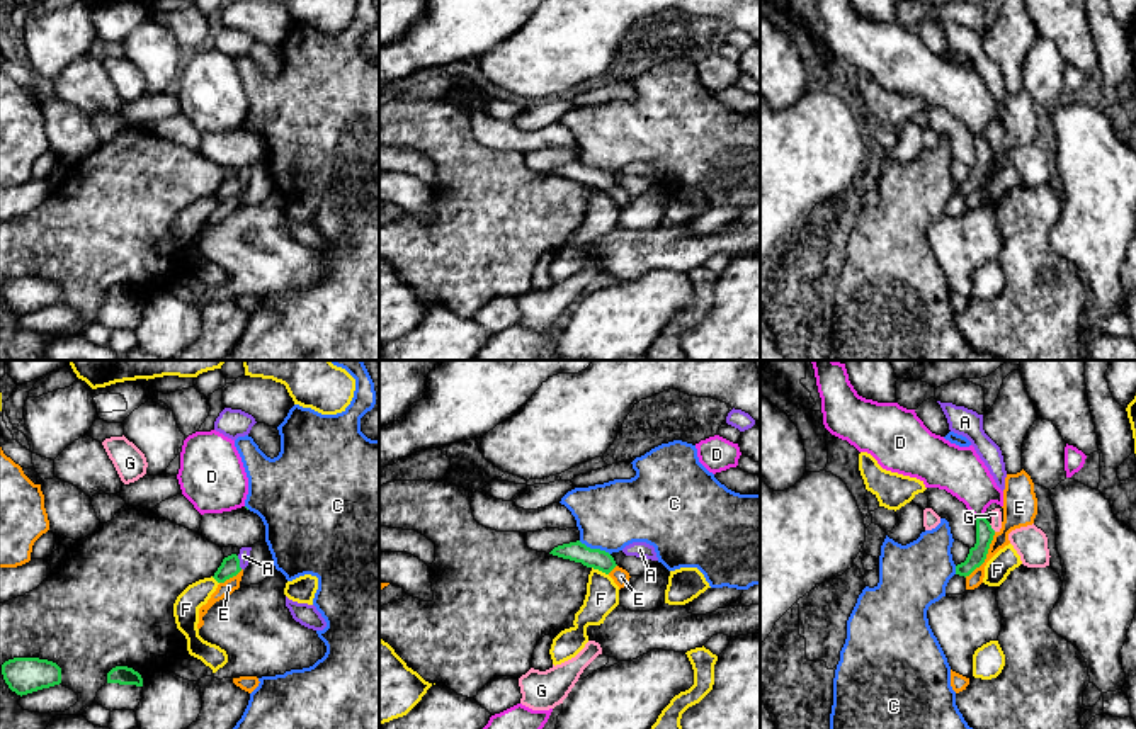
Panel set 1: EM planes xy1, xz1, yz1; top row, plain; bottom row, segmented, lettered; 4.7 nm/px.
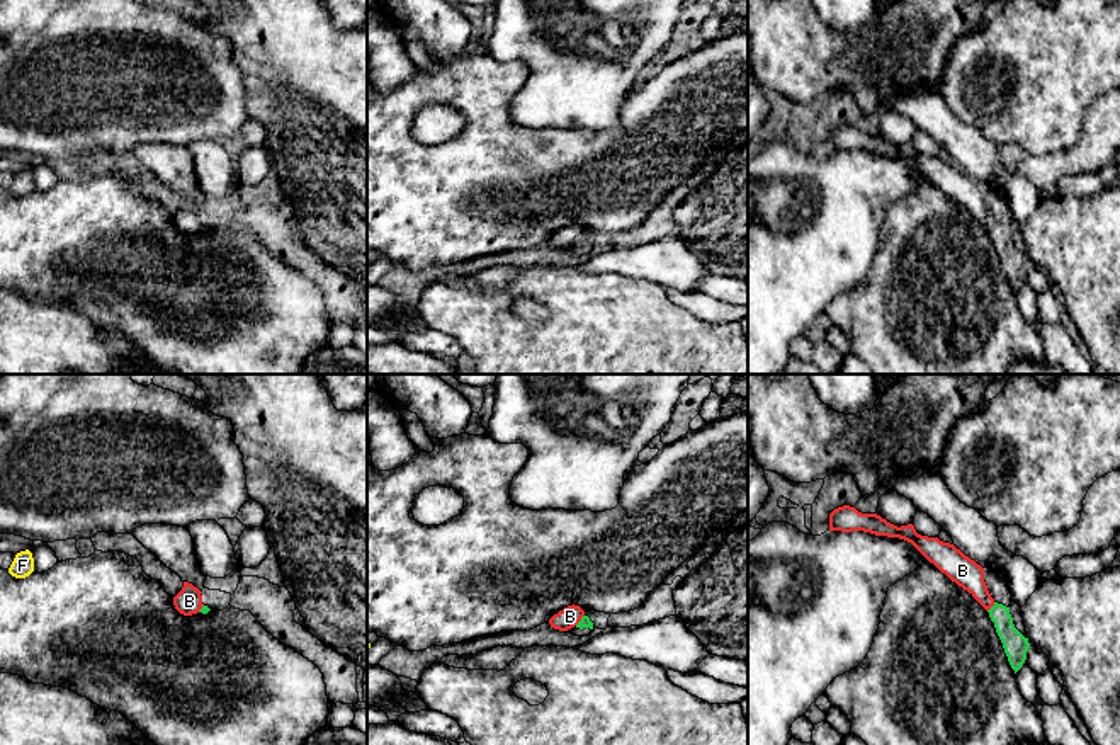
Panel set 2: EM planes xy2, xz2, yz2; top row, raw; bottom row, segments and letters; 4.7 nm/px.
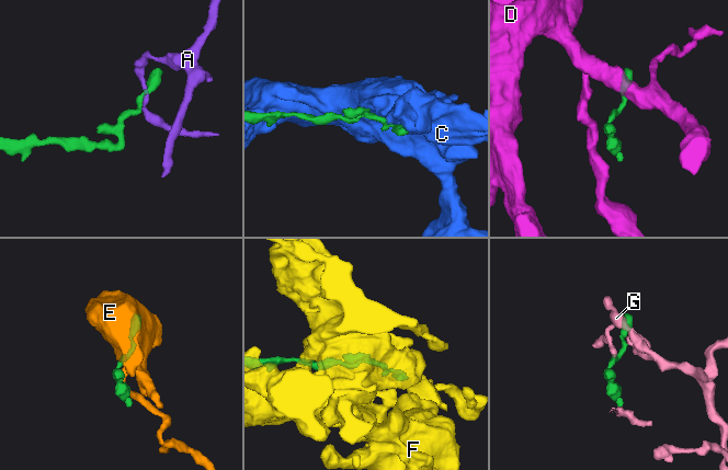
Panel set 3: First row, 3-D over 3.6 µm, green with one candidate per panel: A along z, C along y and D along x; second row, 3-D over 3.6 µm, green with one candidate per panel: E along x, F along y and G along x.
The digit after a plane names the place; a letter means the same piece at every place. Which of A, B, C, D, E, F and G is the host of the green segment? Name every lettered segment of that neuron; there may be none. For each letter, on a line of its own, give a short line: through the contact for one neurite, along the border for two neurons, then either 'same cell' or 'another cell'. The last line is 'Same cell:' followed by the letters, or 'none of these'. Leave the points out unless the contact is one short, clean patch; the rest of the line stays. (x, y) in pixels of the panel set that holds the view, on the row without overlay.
A: line xy1 (237, 175), (242, 187); another cell
B: line yz2 (995, 221), (988, 230); another cell
C: another cell
D: line yz1 (976, 135), (983, 136); another cell
E: line yz1 (995, 152), (987, 177), (965, 196); another cell
F: another cell
G: another cell
Same cell: none of these

